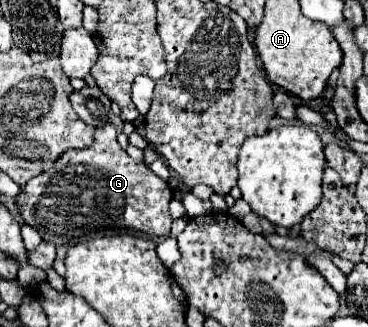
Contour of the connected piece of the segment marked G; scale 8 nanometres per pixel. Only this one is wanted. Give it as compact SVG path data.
M111 123L95 129L93 145L87 149L65 151L51 169L27 181L17 197L17 207L27 225L35 227L45 241L57 247L73 247L85 239L115 235L119 229L135 229L147 235L169 235L171 215L169 201L173 199L171 187L159 179L145 163L135 163L117 143L117 133Z

